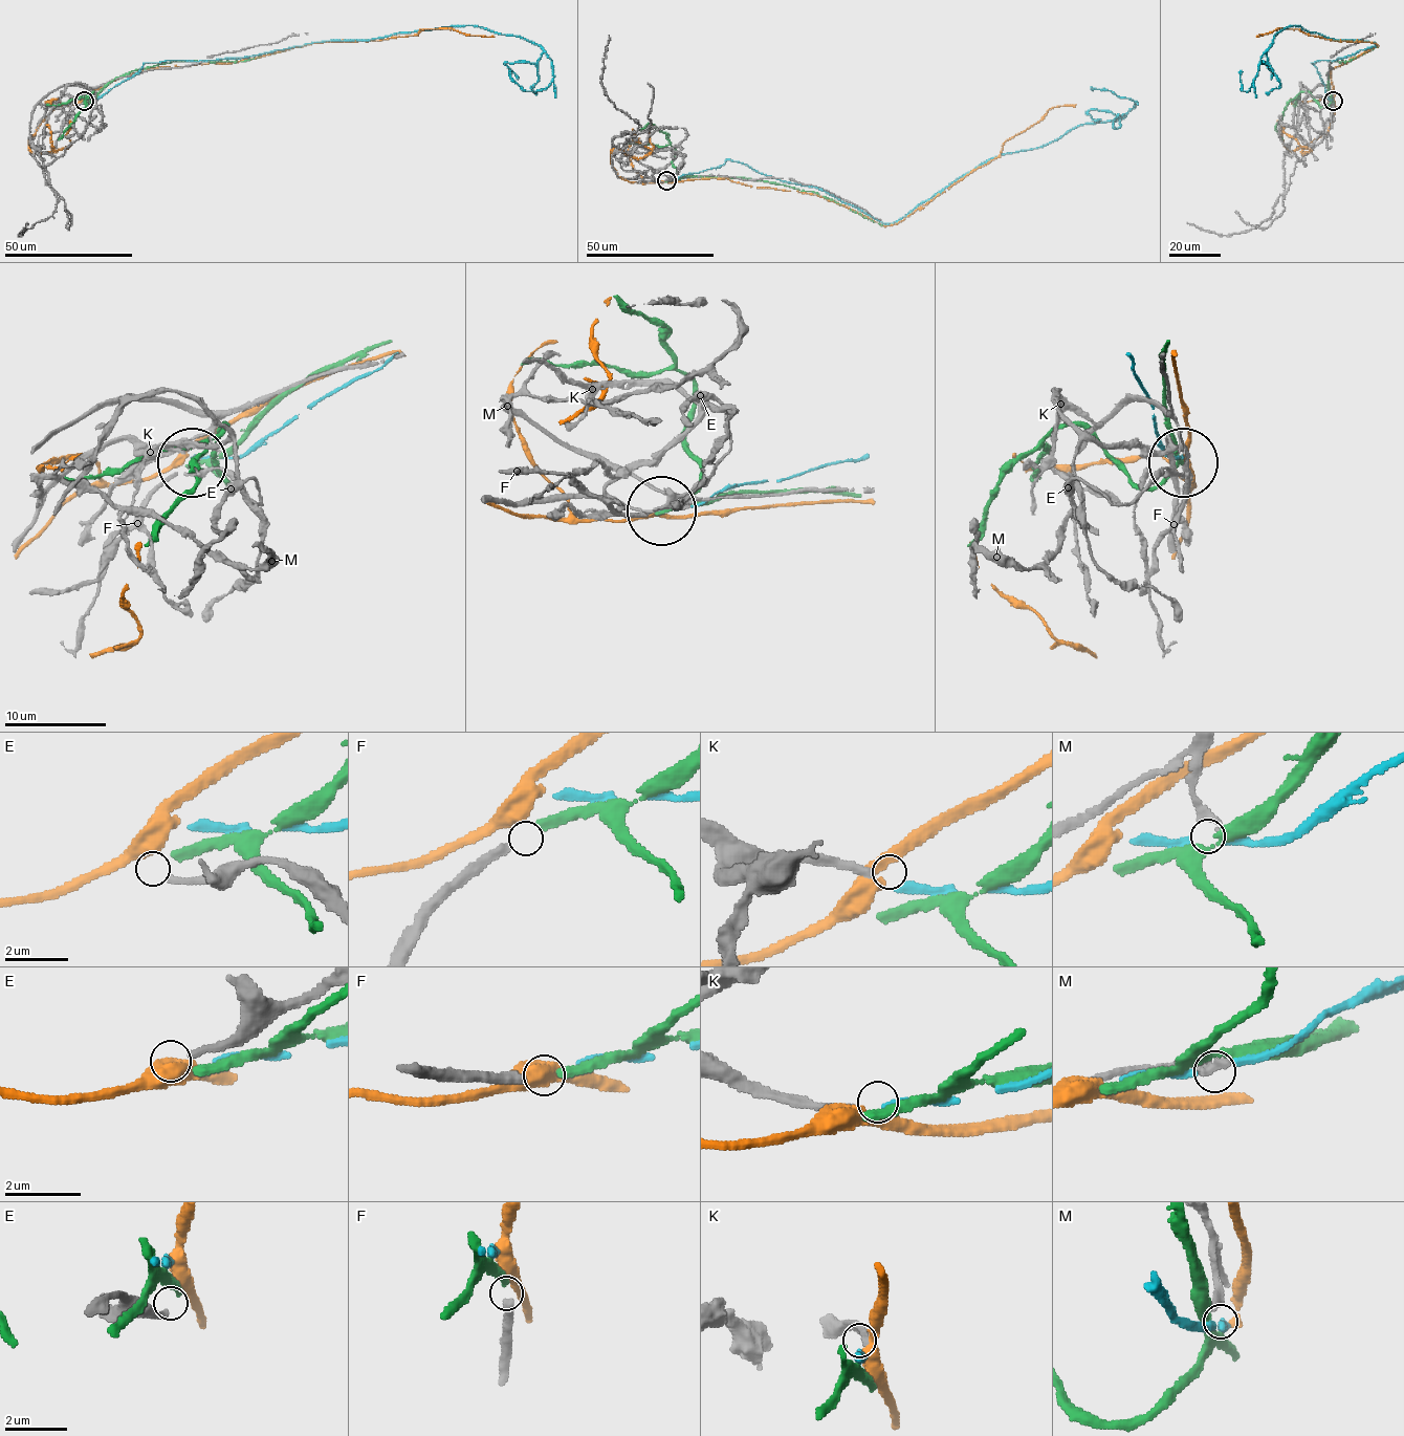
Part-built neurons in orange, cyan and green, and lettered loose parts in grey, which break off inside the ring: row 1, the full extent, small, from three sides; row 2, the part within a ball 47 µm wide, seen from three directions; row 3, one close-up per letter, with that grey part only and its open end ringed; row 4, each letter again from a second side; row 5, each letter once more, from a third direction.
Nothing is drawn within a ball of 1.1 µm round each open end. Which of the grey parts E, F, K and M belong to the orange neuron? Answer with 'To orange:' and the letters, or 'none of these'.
To orange: E

